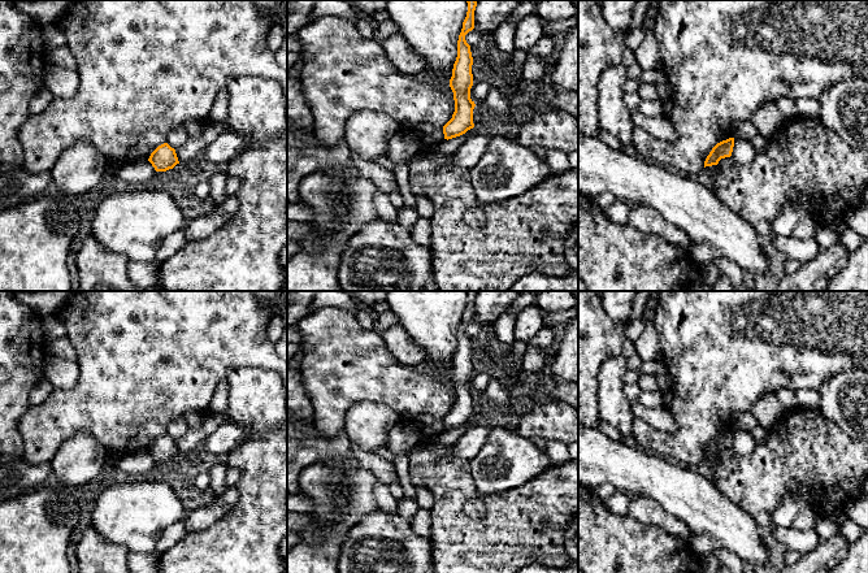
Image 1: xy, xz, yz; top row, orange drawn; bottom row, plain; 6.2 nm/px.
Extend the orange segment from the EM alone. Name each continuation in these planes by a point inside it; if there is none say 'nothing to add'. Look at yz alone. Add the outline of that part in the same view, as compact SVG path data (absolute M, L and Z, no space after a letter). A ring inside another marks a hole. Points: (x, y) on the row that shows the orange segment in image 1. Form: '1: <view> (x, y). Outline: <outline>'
nothing to add

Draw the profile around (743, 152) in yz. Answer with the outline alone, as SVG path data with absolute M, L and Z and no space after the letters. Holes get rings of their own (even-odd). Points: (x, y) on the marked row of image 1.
M734 138L734 147L732 152L734 164L747 165L755 159L755 156L756 151L750 140Z

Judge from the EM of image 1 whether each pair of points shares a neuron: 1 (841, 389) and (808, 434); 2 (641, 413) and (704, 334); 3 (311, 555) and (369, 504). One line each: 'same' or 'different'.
1: different
2: different
3: same

